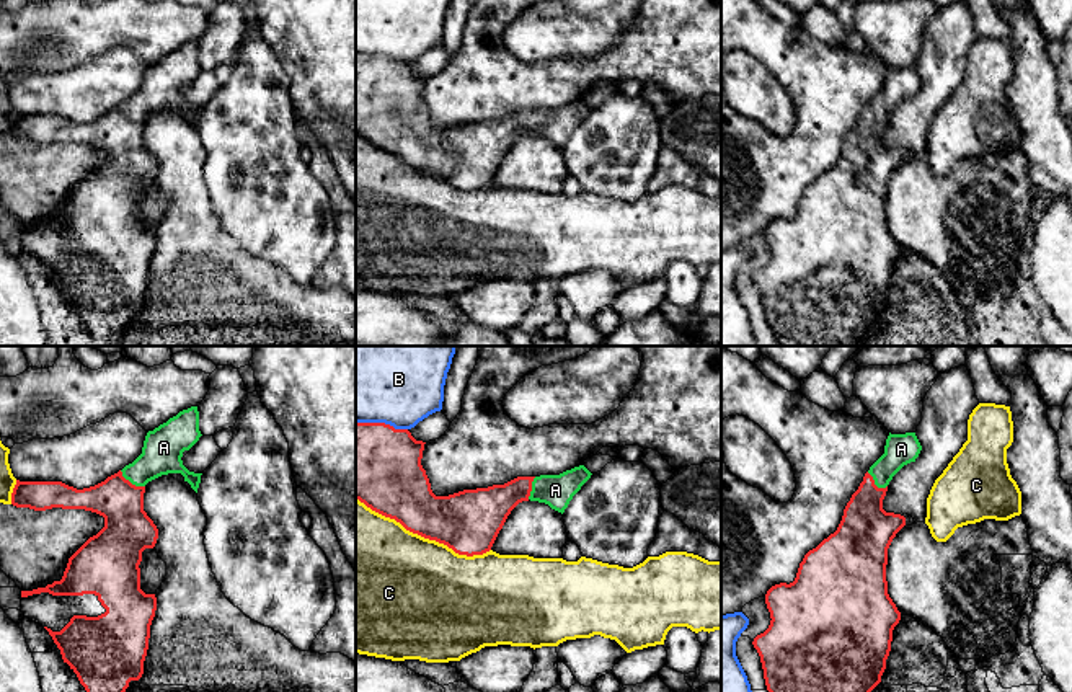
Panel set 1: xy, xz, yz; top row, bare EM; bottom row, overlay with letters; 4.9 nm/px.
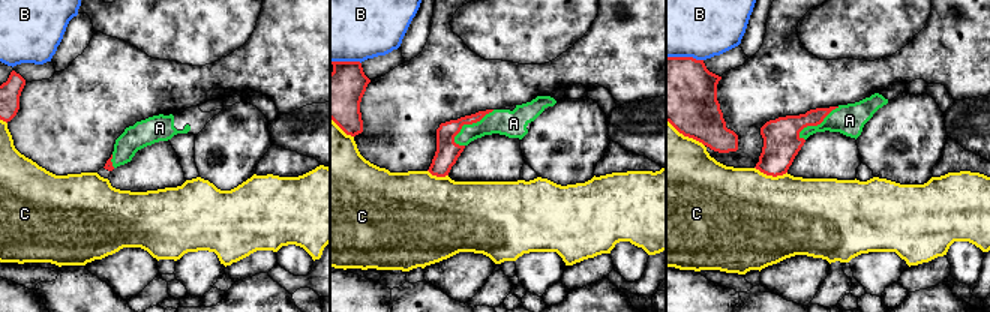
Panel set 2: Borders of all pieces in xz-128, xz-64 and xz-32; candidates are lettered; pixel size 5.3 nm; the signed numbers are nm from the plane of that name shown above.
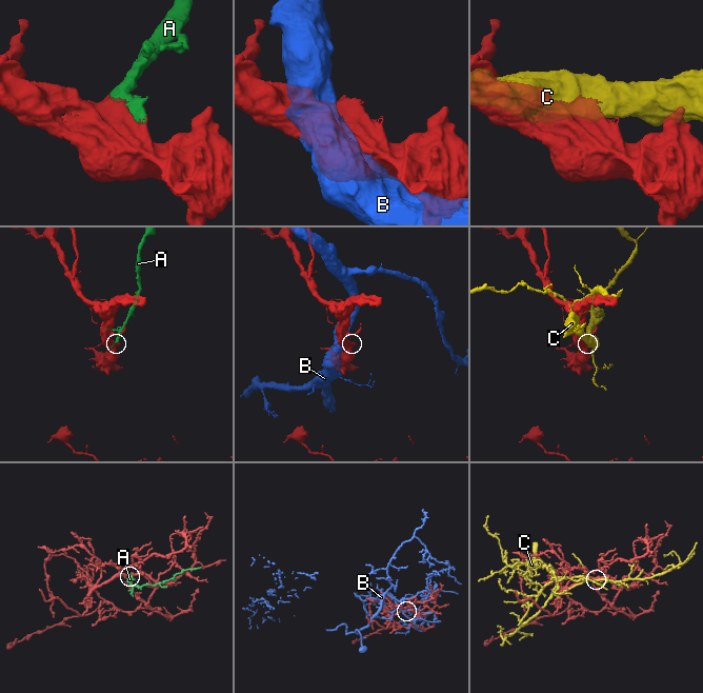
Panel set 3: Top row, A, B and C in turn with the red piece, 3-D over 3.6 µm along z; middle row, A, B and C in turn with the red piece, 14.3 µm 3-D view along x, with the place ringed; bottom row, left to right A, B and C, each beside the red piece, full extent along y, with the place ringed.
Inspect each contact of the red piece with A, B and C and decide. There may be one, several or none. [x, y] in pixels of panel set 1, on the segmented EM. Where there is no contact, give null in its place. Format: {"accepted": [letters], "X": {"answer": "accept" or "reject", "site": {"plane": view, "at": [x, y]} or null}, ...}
{"accepted": ["A"], "A": {"answer": "accept", "site": {"plane": "xy", "at": [129, 482]}}, "B": {"answer": "reject", "site": {"plane": "xz", "at": [382, 423]}}, "C": {"answer": "reject", "site": {"plane": "xz", "at": [423, 536]}}}

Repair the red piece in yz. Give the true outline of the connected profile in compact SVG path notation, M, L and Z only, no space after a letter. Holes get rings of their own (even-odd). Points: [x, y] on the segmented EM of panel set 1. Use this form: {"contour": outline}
{"contour": "M889 432L884 454L865 473L844 509L837 530L804 555L793 583L780 583L767 591L765 604L772 620L752 645L760 656L769 692L871 692L881 682L891 651L893 630L901 620L901 612L888 594L888 548L906 526L904 516L883 509L883 499L893 477L904 465L915 462L920 450L915 432Z"}

